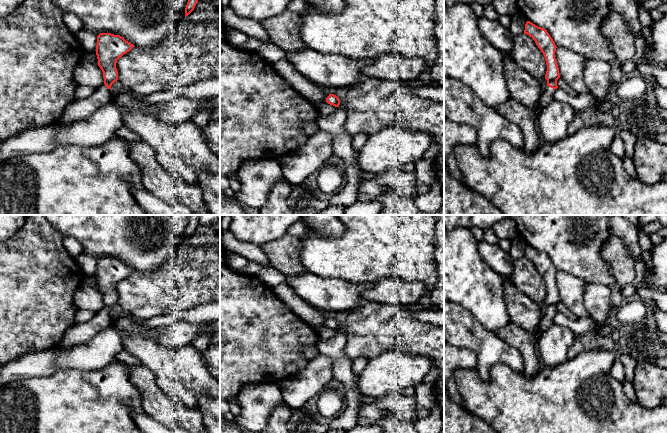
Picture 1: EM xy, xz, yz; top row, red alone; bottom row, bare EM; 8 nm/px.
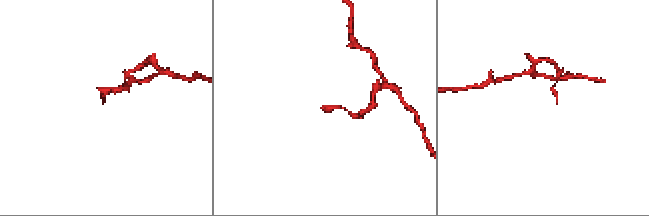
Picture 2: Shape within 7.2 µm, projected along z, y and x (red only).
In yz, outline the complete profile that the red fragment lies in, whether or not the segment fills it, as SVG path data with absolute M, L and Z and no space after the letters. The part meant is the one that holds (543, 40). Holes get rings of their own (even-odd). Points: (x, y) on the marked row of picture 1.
M527 21L525 24L524 34L529 35L535 41L536 45L543 53L547 64L547 71L545 74L547 87L542 92L539 104L534 112L535 117L538 119L544 108L554 101L553 96L555 90L558 88L557 80L560 78L560 75L557 60L555 58L557 47L547 30L536 26L530 21Z

